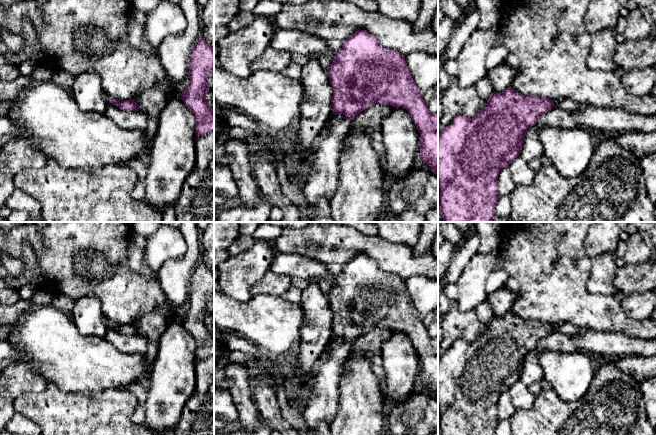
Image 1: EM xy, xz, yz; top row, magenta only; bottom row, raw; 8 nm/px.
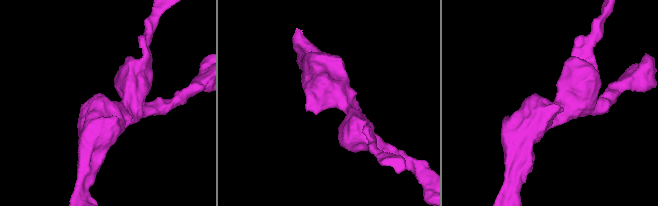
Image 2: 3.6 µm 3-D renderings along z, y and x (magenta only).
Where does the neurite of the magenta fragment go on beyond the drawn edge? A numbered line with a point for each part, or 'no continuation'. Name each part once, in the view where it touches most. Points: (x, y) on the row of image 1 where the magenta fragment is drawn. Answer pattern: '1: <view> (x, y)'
1: xz (321, 180)

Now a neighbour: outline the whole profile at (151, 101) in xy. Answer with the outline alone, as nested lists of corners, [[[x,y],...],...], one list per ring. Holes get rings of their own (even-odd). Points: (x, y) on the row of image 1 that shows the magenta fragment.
[[[166,82],[157,83],[139,93],[134,101],[138,104],[139,111],[148,116],[159,116],[165,107],[171,87]]]

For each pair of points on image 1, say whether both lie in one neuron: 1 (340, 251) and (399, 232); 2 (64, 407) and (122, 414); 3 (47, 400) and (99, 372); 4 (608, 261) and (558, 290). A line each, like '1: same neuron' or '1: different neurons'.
1: different neurons
2: same neuron
3: different neurons
4: different neurons

